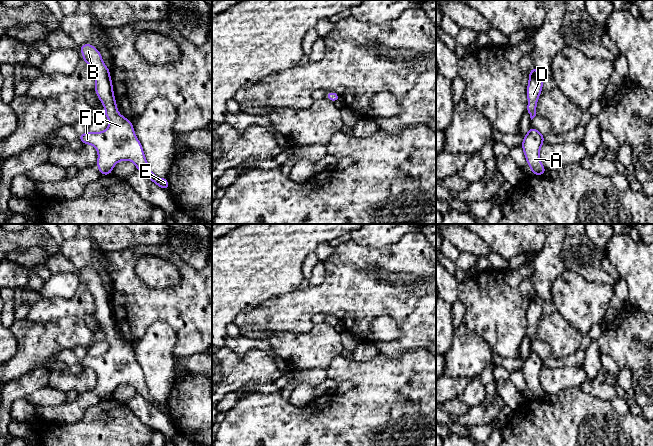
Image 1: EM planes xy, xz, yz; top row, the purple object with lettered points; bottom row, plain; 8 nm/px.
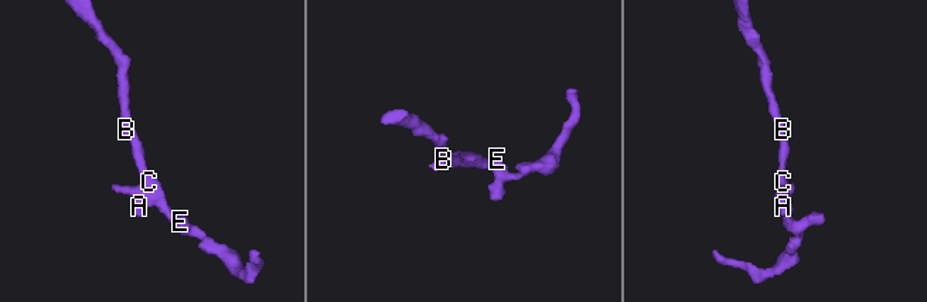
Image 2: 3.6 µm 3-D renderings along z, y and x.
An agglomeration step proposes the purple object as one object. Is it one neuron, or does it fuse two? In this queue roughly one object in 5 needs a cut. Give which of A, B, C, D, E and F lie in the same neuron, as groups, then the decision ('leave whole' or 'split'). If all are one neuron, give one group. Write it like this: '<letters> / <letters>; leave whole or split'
A B C D E F; leave whole

